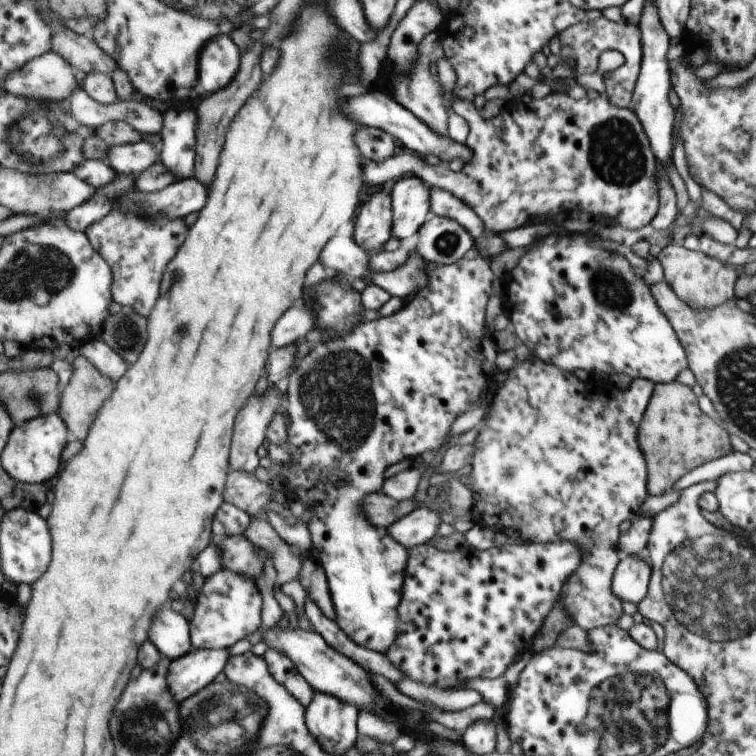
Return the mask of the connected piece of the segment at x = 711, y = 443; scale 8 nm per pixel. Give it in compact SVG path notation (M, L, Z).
M678 381L654 383L653 396L642 419L638 446L643 446L643 454L647 454L646 490L651 497L667 492L690 470L731 453L726 429L697 408L695 394Z

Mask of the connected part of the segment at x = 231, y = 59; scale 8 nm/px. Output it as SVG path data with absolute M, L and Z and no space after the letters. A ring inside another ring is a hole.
M229 34L213 37L199 60L199 92L213 94L225 88L235 78L237 64L239 49Z

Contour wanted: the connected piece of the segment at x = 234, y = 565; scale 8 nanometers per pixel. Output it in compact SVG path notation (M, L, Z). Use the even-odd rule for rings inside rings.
M245 536L223 537L220 547L224 548L223 566L255 582L261 572L262 561L258 550Z

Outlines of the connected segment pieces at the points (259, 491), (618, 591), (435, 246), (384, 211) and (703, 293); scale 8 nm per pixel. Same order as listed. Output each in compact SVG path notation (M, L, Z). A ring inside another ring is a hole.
M231 472L227 478L224 500L239 507L250 517L255 517L271 500L271 491L270 485L258 480L253 473Z
M645 553L620 555L614 570L611 591L620 602L637 604L645 596L649 575L650 563Z
M430 214L418 230L415 250L425 261L450 265L473 248L471 235L454 220Z
M384 188L371 194L348 232L358 247L367 254L383 251L382 246L392 237L392 210L390 196Z
M670 244L656 256L663 270L663 280L671 290L694 311L712 309L728 300L734 300L734 282L742 273L741 267L734 267L709 258L701 251L685 249L682 244Z

